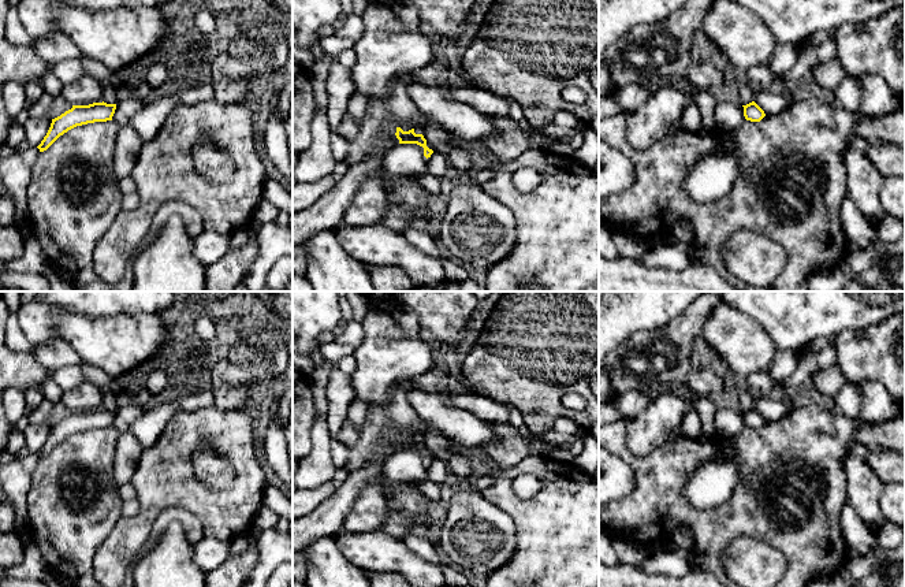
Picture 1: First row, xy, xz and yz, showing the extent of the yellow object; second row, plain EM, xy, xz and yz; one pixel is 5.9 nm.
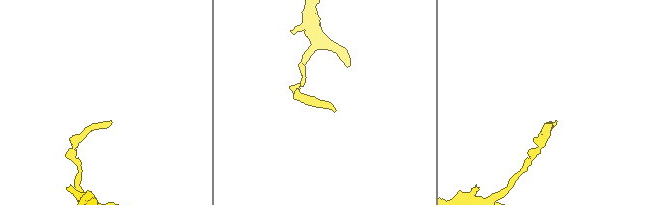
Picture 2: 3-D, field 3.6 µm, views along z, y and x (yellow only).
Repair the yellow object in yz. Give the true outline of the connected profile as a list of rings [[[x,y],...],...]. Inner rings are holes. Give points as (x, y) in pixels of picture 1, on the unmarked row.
[[[755,408],[742,413],[744,413],[744,423],[746,427],[760,428],[766,423],[764,417]]]

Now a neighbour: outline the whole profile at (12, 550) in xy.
[[[16,531],[0,532],[0,566],[11,569],[23,561],[26,547]]]

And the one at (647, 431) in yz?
[[[671,390],[652,395],[649,405],[626,426],[626,445],[636,457],[647,457],[679,427],[686,402]]]

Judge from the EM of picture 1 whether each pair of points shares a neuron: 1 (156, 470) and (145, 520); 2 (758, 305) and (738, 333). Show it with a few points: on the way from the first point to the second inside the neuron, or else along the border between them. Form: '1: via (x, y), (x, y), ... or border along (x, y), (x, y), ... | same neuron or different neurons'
1: via (156, 482), (156, 490), (149, 508) | same neuron
2: border along (732, 305), (751, 316), (771, 341) | different neurons

